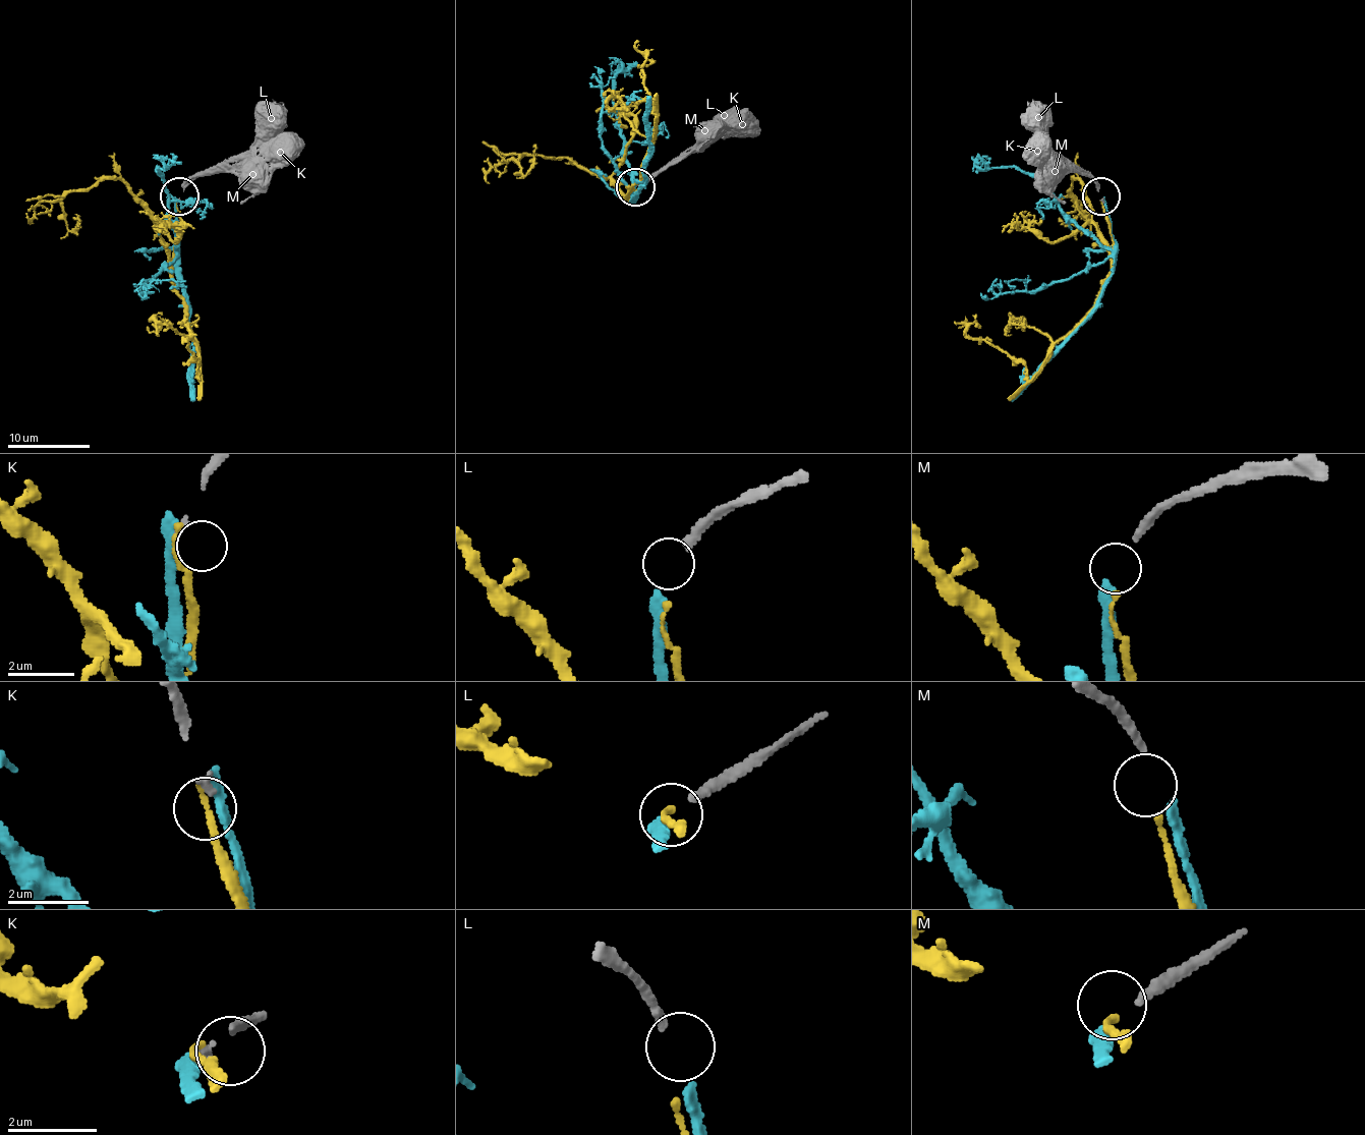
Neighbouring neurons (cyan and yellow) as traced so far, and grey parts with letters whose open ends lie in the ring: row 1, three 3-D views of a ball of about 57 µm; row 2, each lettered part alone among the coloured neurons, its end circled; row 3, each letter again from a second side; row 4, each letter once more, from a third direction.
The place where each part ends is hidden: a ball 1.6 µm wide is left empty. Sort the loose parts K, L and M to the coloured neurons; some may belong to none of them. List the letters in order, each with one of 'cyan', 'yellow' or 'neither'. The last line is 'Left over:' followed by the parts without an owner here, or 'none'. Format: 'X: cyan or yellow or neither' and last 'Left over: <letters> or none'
K: neither
L: cyan
M: yellow
Left over: K

